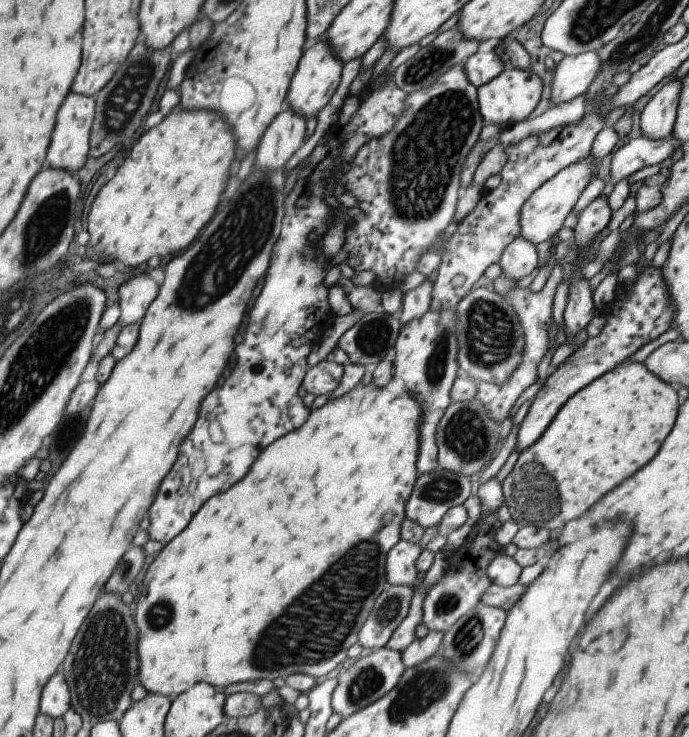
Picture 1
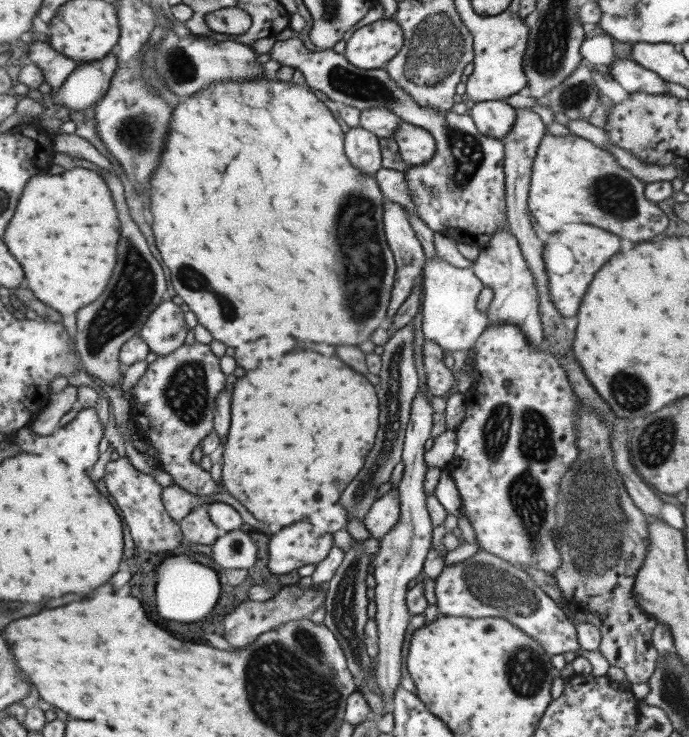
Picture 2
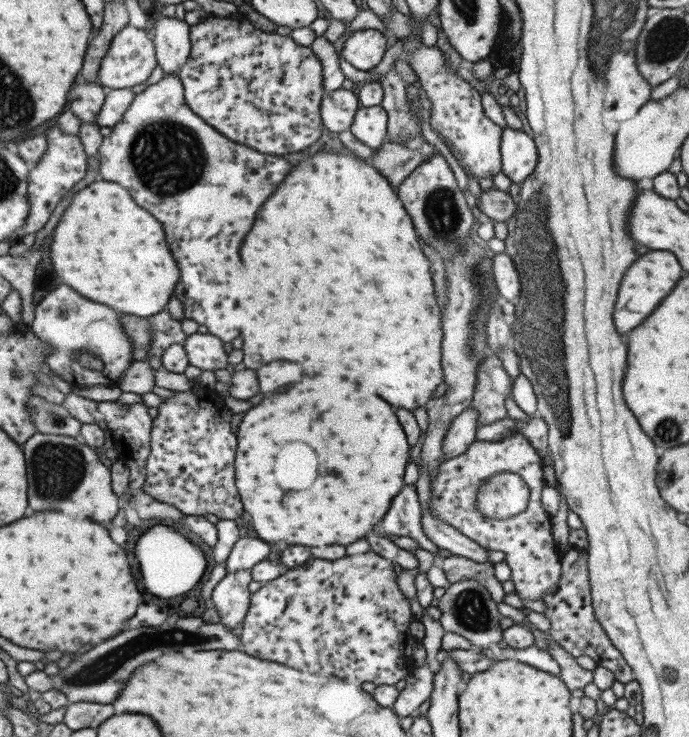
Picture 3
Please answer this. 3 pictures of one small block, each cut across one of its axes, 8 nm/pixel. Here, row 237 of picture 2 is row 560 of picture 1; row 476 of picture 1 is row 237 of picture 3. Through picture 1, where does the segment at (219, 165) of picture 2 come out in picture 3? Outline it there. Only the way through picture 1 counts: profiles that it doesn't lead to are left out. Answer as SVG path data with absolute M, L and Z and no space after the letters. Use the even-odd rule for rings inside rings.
M305 149L301 150L299 154L301 154L301 160L299 160L295 166L290 168L289 174L283 178L283 182L277 186L277 190L273 190L273 194L271 194L271 196L261 204L261 210L257 210L255 220L253 220L253 226L249 228L249 232L247 232L247 236L243 238L241 248L239 248L239 252L241 252L241 254L239 254L239 260L241 260L241 274L243 274L243 280L245 280L245 282L269 282L269 294L271 294L271 300L273 300L273 302L279 302L279 304L273 306L275 310L273 310L269 316L267 316L267 314L261 314L259 318L255 318L255 320L257 320L257 326L251 326L251 330L241 332L241 350L243 352L242 363L244 364L244 368L257 370L259 366L263 366L263 364L267 364L267 362L281 362L281 366L279 366L279 374L281 374L281 378L283 378L283 386L279 386L279 388L273 390L273 392L262 392L267 398L271 398L273 394L281 394L281 390L289 390L289 386L297 386L297 382L301 382L301 378L309 378L309 374L325 374L325 378L345 378L347 382L355 384L355 386L357 386L361 392L365 392L365 394L370 394L371 386L371 388L377 392L374 393L373 396L385 400L385 402L391 406L391 412L393 412L393 414L395 414L396 410L393 409L392 411L392 408L394 407L405 408L405 410L408 410L409 412L412 412L414 408L417 408L417 406L423 406L426 408L430 402L428 400L432 394L434 394L435 388L438 384L443 382L443 373L440 365L440 342L442 339L442 330L439 328L439 310L437 310L437 304L435 304L435 298L433 298L433 284L431 284L432 280L429 272L429 261L421 252L420 242L414 232L414 226L412 225L411 219L405 212L402 202L398 199L398 195L393 193L393 188L387 184L387 180L377 172L376 168L373 168L373 165L371 165L370 162L357 158L347 151L339 154L339 152L323 152L323 150L319 150L319 152L315 152L313 156L309 156L308 150Z

